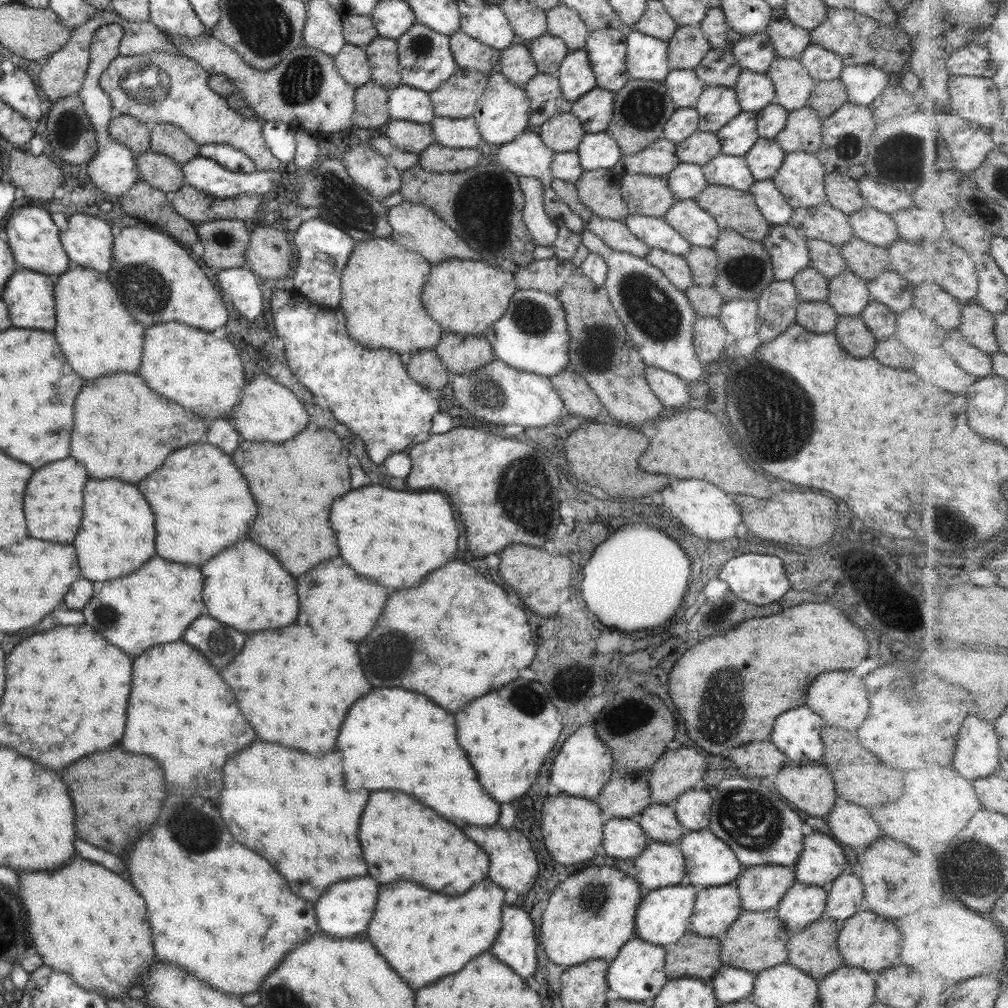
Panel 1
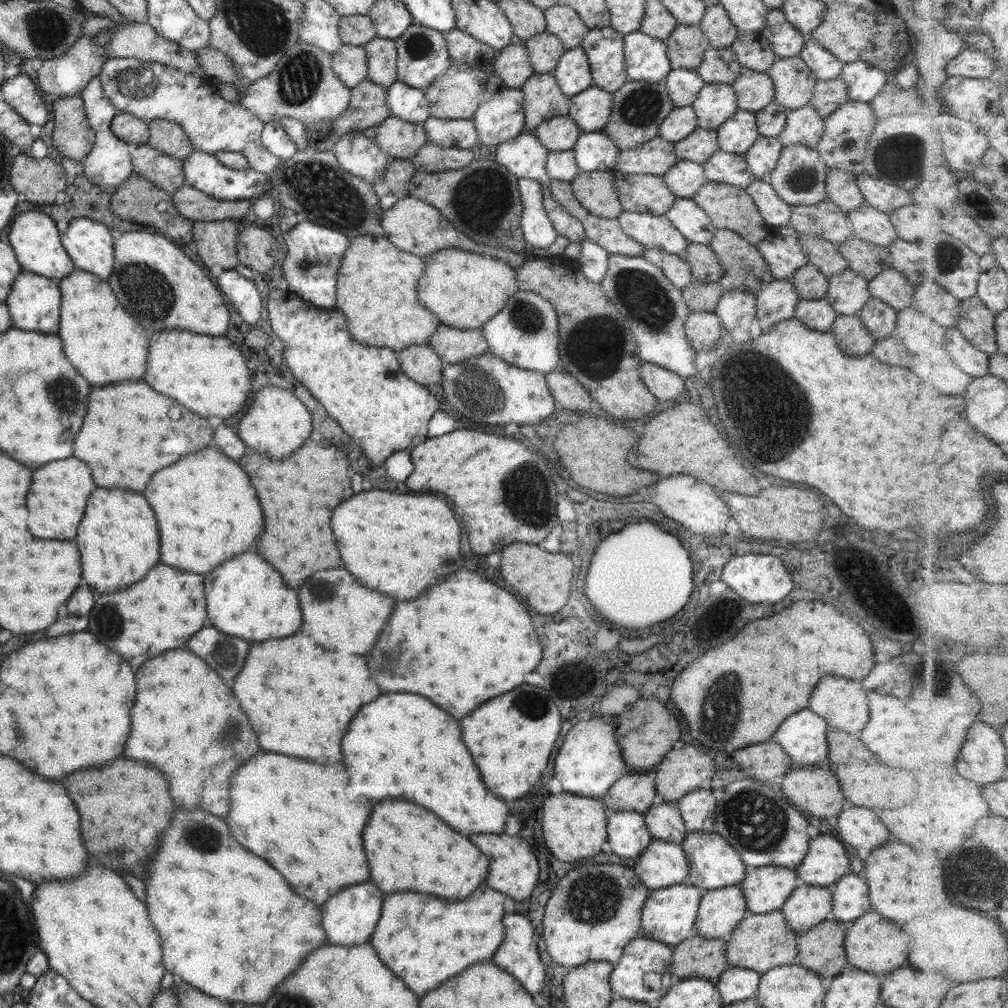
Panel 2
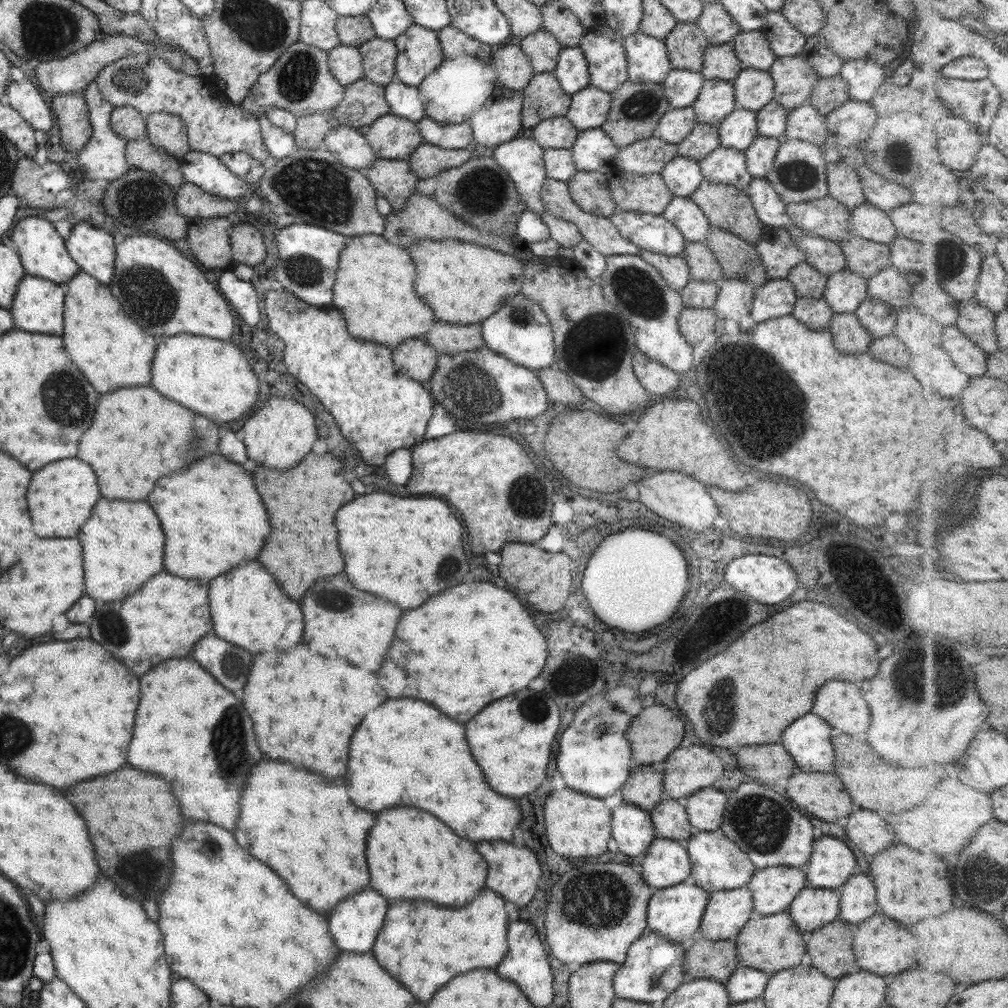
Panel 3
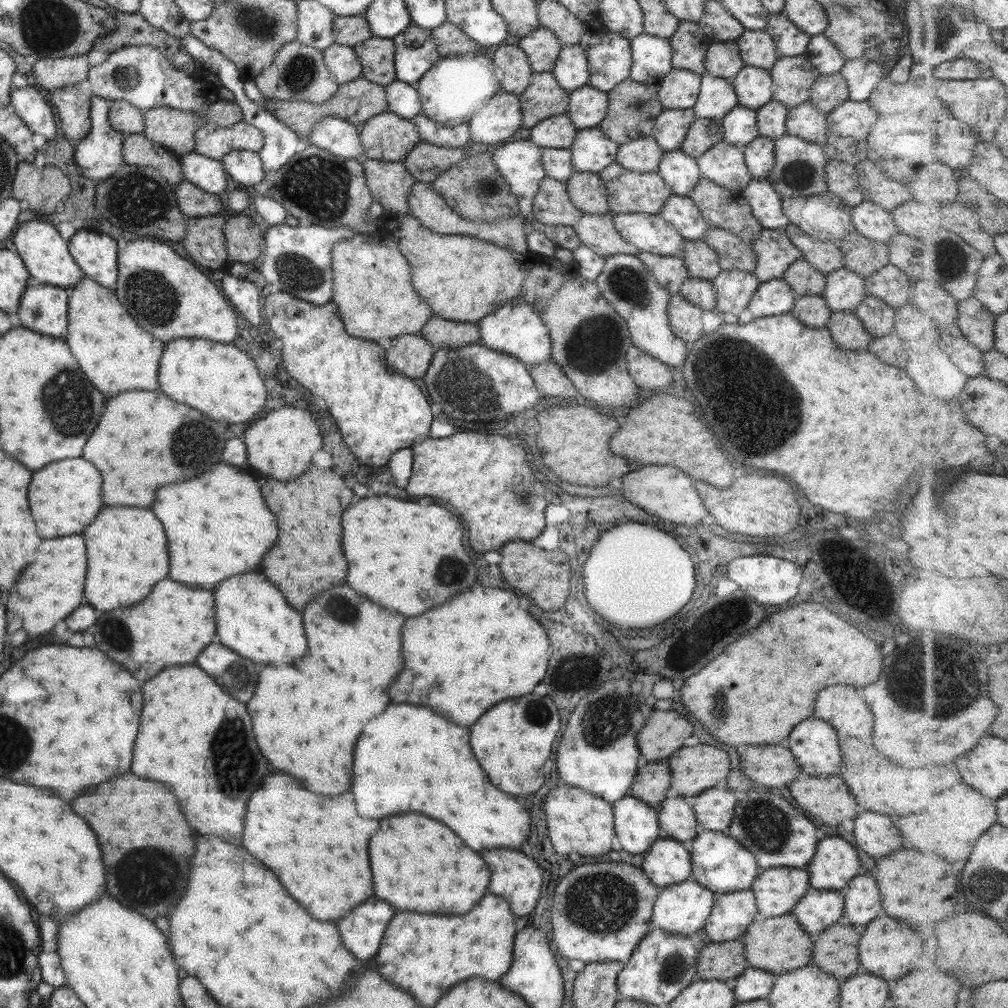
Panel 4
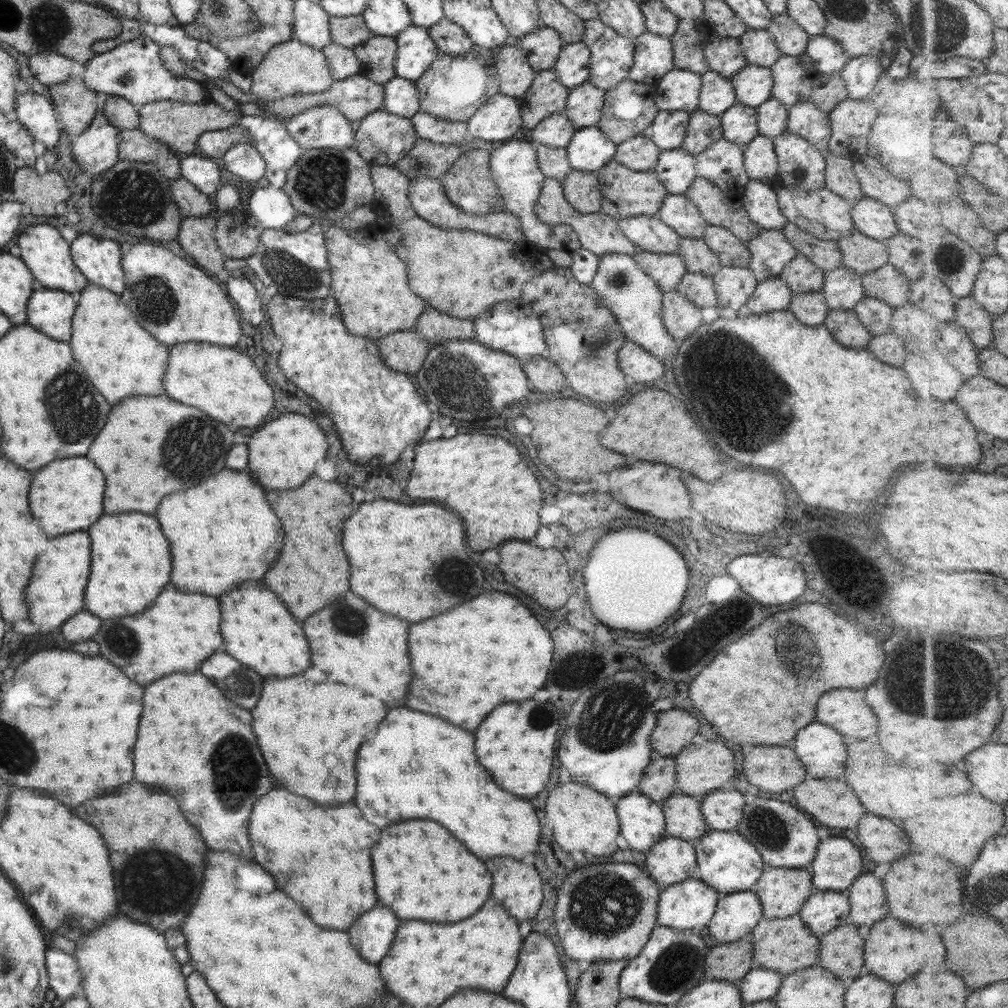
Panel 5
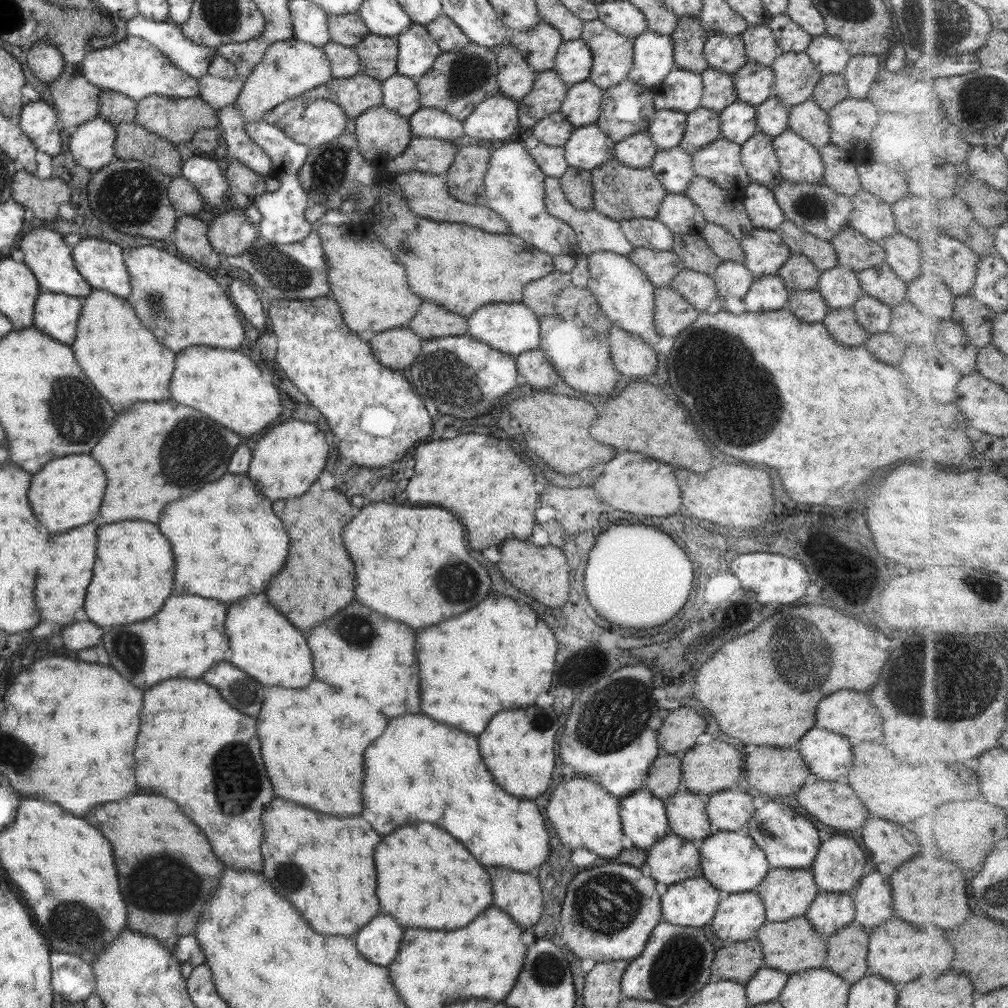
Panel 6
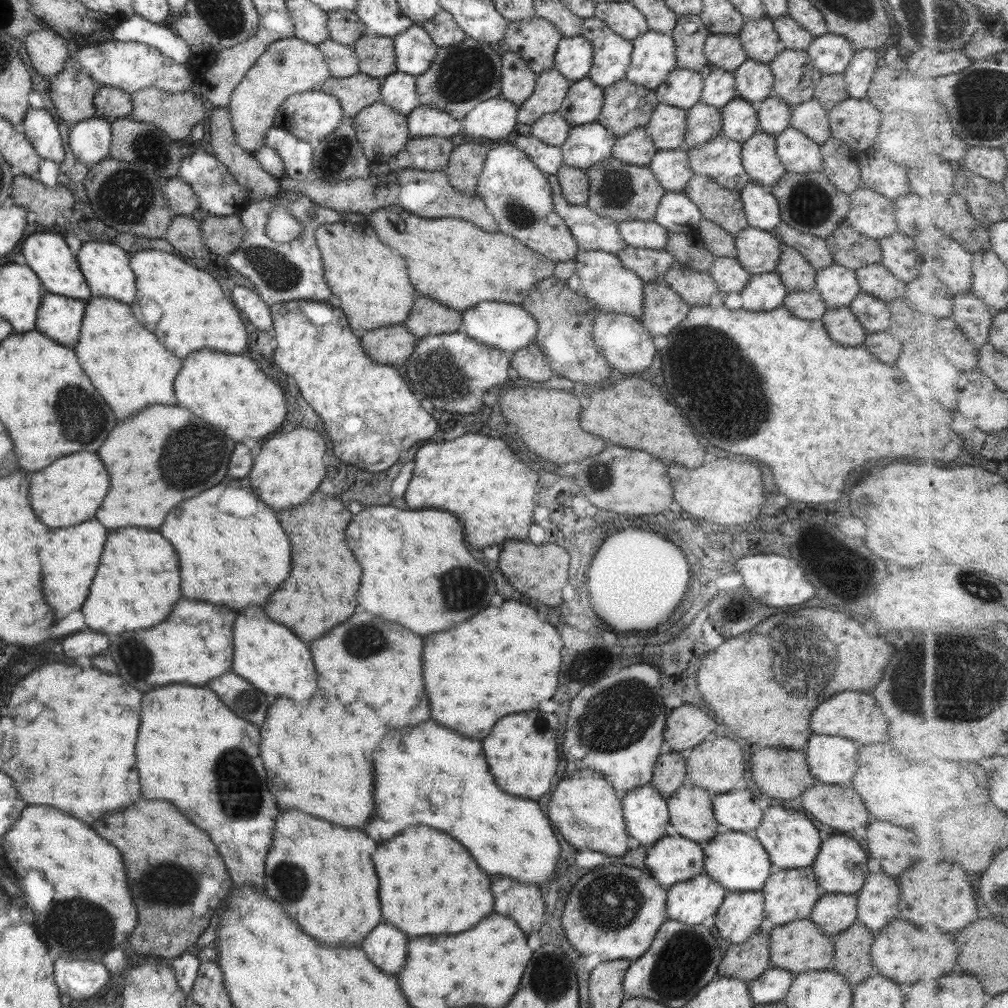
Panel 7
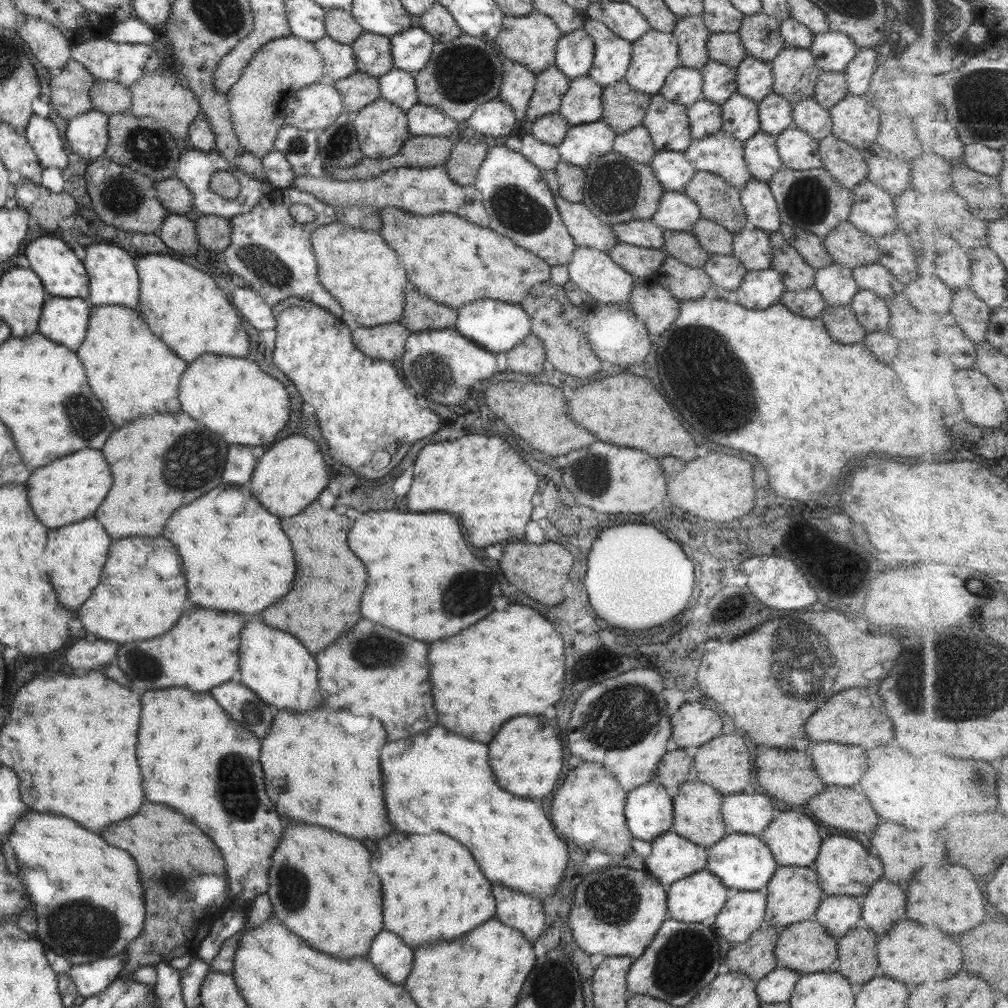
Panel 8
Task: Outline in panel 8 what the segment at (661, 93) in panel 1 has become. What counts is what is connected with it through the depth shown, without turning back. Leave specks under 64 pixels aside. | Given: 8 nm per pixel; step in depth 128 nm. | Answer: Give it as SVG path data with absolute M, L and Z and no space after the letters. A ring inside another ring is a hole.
M623 82L607 85L602 90L602 113L599 120L607 123L616 135L627 132L642 124L648 98Z

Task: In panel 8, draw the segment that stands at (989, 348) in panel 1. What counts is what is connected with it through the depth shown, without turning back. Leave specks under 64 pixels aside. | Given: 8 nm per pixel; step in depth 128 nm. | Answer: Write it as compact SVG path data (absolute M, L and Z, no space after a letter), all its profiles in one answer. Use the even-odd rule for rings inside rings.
M971 286L954 292L952 310L949 313L962 331L973 342L987 341L990 319L994 310L973 291Z

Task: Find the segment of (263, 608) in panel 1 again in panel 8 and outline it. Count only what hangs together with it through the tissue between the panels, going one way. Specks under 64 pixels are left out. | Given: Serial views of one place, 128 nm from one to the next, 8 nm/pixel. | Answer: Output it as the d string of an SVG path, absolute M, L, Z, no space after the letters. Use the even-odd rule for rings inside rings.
M247 620L238 634L238 671L239 682L252 690L264 703L273 704L277 708L291 708L291 710L311 710L319 706L323 700L319 696L315 662L313 656L289 634L263 624L261 620Z

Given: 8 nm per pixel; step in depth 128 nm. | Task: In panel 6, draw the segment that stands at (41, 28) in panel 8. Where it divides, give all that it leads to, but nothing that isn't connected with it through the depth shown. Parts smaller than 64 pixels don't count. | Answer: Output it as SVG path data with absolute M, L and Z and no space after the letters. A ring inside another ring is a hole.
M42 38L26 49L27 66L33 76L45 84L54 81L64 71L61 53Z

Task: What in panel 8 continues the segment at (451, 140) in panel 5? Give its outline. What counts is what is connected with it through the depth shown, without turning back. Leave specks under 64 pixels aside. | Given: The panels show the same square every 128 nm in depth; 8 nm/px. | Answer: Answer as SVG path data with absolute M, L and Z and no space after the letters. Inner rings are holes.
M419 102L406 110L406 121L409 136L449 137L460 126L434 106L425 106Z

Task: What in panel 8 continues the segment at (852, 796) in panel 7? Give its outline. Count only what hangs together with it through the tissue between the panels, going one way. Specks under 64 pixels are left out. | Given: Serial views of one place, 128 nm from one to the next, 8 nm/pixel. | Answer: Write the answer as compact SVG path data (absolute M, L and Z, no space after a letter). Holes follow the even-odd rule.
M827 786L821 794L807 802L815 819L849 832L869 832L877 824L877 814L871 810L863 794L851 788Z

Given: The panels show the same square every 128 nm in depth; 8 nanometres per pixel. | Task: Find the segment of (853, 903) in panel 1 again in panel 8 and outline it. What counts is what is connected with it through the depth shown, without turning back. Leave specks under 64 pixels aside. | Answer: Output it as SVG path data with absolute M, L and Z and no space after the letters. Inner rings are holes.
M877 880L859 901L860 924L877 934L887 932L905 912L903 890L887 880Z

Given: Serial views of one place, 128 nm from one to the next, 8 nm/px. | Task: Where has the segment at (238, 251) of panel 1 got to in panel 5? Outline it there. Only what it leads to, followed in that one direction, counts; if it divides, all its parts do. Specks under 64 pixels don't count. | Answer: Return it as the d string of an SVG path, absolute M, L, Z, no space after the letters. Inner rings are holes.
M212 216L185 218L180 222L174 246L190 256L207 272L223 270L226 256L218 249L213 231L216 220Z

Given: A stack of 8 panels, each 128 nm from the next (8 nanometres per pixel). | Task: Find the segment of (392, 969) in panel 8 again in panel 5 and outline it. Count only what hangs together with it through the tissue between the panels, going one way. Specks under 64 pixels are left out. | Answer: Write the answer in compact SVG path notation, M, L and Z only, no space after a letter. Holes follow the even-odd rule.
M375 906L369 912L358 916L345 931L358 955L375 965L393 943L391 938L397 924L399 920L389 908Z

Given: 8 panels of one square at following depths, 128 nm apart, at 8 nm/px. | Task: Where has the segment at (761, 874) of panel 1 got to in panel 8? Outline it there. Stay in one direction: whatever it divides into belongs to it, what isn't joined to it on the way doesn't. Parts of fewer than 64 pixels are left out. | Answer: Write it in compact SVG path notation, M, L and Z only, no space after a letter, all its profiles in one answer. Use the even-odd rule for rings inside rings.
M780 866L777 867L766 884L766 906L764 924L782 929L794 922L807 920L823 897L818 885L818 876L813 867Z

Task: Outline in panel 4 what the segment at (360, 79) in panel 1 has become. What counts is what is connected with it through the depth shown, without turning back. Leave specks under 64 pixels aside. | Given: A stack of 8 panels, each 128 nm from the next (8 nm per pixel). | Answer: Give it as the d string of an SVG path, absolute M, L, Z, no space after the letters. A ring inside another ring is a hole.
M334 42L322 50L322 55L327 70L338 85L360 77L362 66L352 47L338 45Z

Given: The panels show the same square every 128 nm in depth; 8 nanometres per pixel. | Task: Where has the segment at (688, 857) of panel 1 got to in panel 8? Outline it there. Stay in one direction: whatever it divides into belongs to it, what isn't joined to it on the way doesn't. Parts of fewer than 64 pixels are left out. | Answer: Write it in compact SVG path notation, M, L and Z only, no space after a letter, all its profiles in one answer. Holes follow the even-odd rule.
M727 834L706 849L705 870L716 876L731 892L758 891L766 886L777 867L765 843L753 835Z

